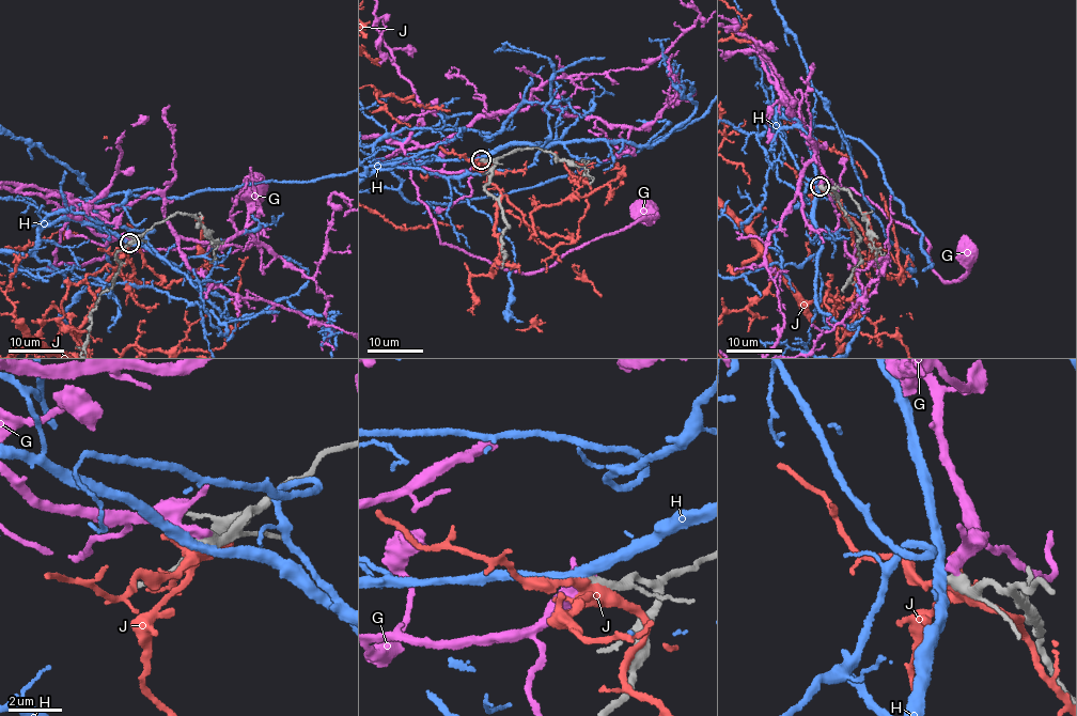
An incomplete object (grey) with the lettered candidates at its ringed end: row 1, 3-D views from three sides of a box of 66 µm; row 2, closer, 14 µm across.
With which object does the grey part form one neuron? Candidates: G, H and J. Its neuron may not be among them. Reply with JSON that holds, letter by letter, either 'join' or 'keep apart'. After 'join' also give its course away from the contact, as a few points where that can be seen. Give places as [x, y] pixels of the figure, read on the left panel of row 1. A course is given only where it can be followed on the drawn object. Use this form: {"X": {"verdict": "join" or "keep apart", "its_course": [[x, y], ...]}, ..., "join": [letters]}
{"G": {"verdict": "keep apart"}, "H": {"verdict": "keep apart"}, "J": {"verdict": "keep apart"}, "join": []}

